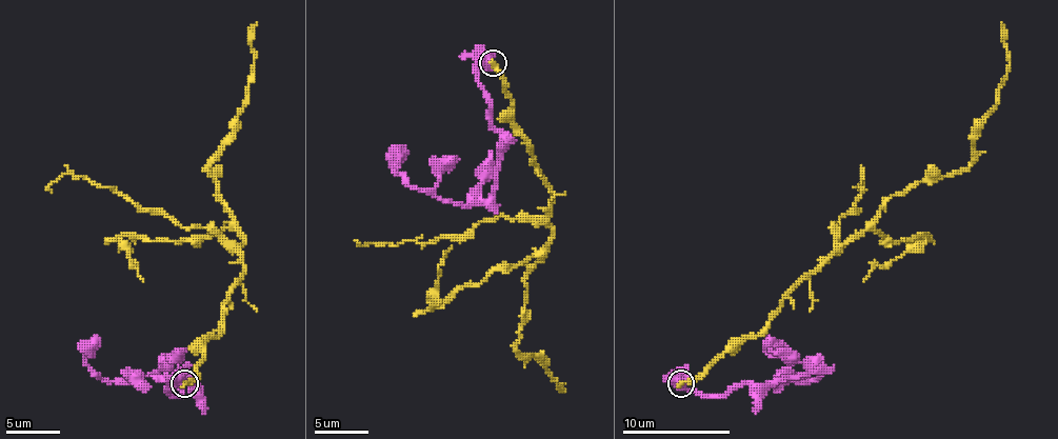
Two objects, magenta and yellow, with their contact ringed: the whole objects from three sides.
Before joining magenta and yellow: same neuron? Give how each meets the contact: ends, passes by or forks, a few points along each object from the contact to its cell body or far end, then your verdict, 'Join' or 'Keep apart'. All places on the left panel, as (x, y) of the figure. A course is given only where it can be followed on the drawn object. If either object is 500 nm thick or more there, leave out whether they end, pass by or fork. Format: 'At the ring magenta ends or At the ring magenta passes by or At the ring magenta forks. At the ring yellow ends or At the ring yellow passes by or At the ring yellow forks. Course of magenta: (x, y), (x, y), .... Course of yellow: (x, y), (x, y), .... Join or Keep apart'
At the ring magenta passes by. At the ring yellow ends. Course of magenta: (183, 381), (170, 390), (173, 395), (192, 384), (175, 371), (105, 381), (86, 357), (94, 341). Course of yellow: (183, 384), (221, 327), (226, 292), (243, 273), (243, 233), (207, 167), (245, 103), (256, 22). Keep apart

